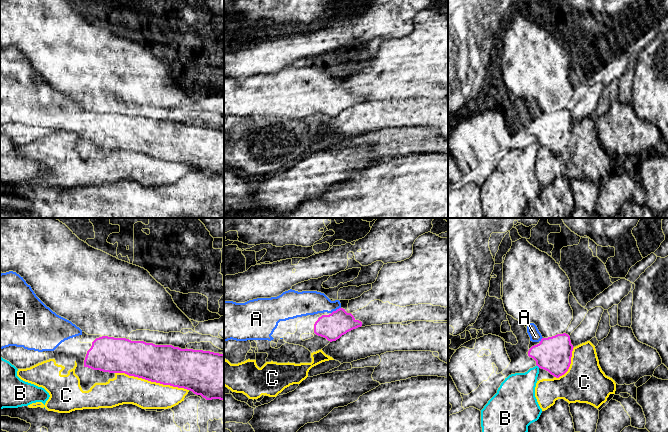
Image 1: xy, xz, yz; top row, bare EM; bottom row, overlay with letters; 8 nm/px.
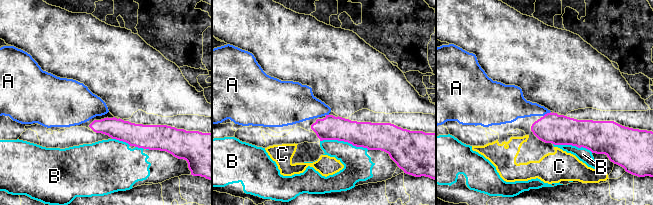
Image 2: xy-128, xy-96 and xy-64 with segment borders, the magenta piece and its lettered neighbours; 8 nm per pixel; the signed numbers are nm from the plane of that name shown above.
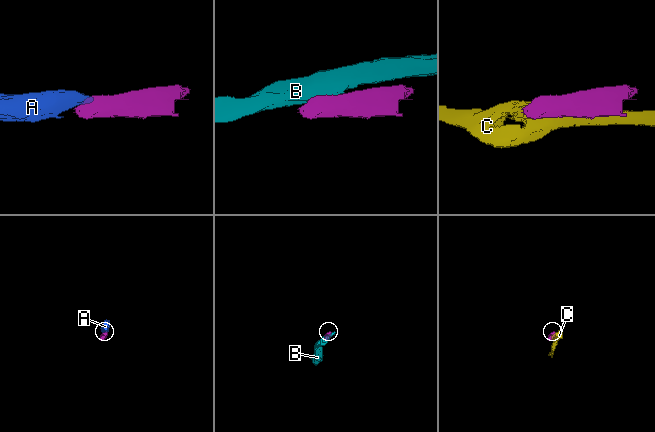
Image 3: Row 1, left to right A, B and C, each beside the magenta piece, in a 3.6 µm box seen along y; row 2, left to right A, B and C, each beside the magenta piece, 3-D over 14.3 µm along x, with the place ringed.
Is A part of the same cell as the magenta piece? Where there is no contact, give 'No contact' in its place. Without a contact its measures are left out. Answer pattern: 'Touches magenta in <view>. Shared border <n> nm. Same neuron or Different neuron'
Touches magenta in xz. Shared border 90 nm. Same neuron

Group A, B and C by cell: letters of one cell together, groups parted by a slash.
A / B / C

